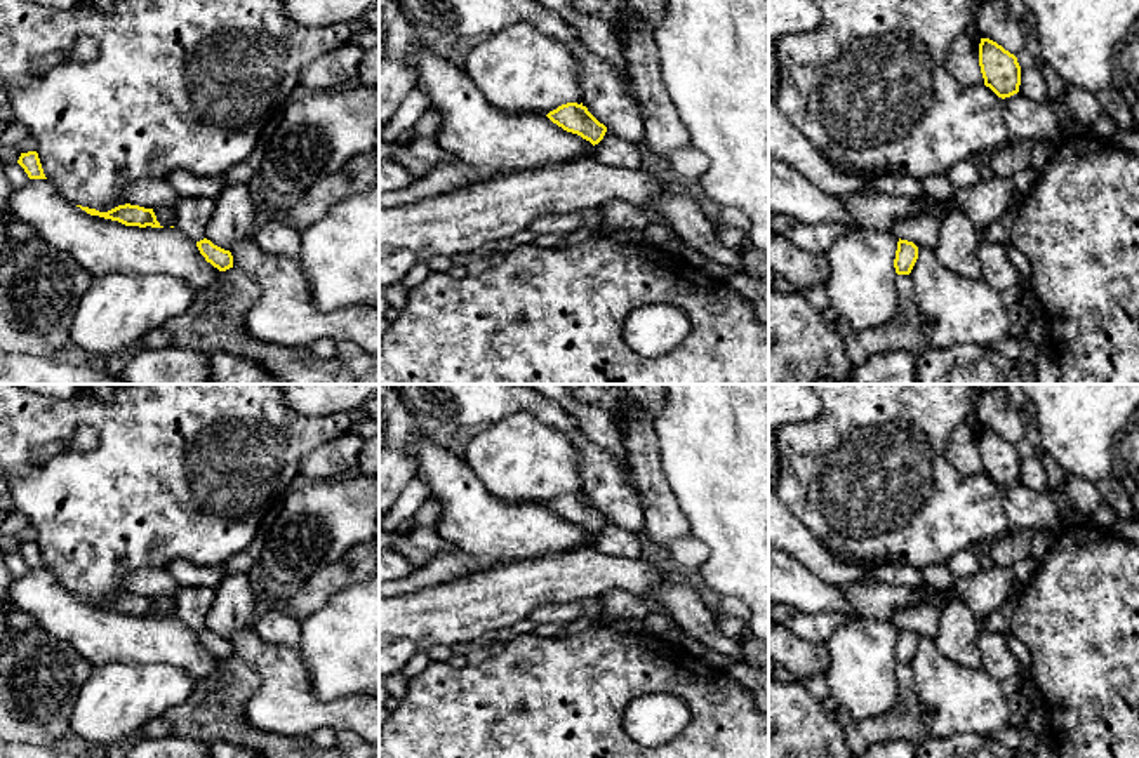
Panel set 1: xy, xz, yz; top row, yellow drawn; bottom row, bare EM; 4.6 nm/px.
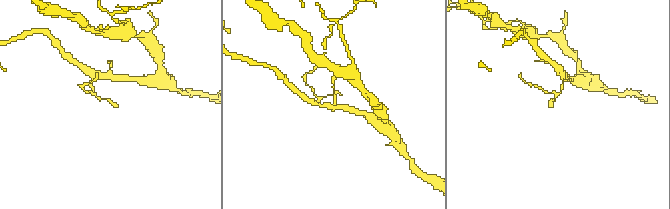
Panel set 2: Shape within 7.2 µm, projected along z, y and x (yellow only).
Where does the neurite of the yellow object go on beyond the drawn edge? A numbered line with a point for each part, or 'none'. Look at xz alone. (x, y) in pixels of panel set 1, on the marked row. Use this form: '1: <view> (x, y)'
none

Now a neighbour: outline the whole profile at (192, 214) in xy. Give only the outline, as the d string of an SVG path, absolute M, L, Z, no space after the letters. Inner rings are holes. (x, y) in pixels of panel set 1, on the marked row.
M188 196L179 198L176 210L174 228L193 242L205 238L207 223L216 210L216 198Z

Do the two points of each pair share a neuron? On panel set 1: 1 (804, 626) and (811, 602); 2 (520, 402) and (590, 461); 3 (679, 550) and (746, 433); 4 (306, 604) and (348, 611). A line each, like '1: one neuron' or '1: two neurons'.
1: two neurons
2: one neuron
3: two neurons
4: two neurons

